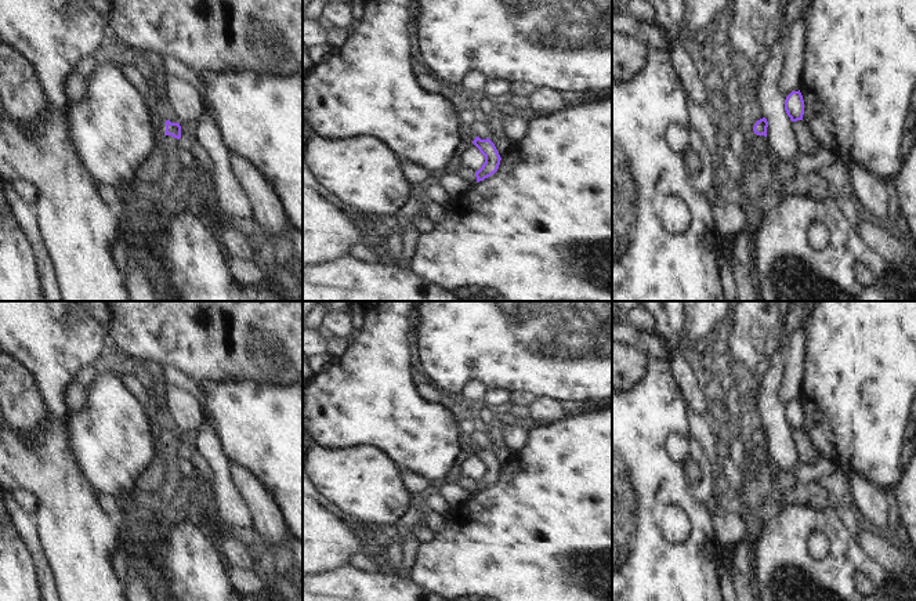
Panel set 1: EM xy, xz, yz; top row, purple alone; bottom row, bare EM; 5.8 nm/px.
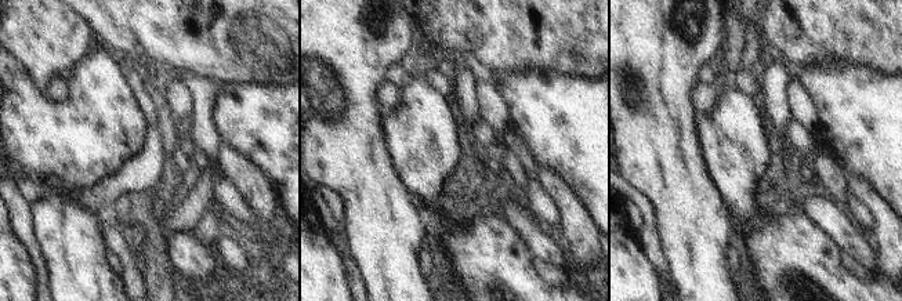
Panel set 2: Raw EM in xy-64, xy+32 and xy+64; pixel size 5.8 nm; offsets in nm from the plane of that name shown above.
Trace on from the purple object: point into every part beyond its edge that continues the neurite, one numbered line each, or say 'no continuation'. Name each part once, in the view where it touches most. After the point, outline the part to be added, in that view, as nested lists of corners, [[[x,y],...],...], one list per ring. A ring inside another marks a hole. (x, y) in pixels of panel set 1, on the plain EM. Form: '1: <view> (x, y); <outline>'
1: xy (151, 478); [[[159,428],[156,435],[155,459],[134,478],[126,496],[137,492],[159,492],[166,479],[166,466],[159,455],[159,449],[166,443],[166,430]]]

